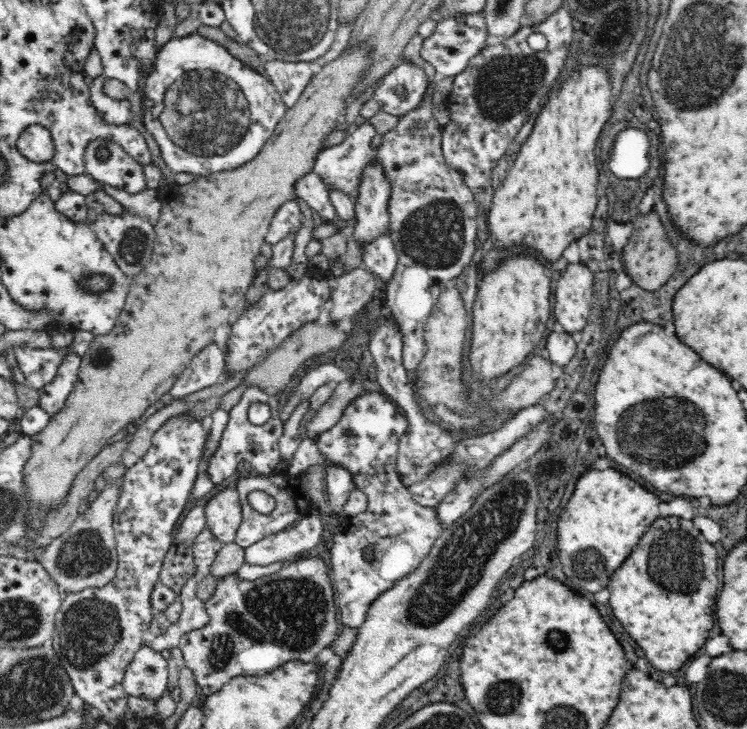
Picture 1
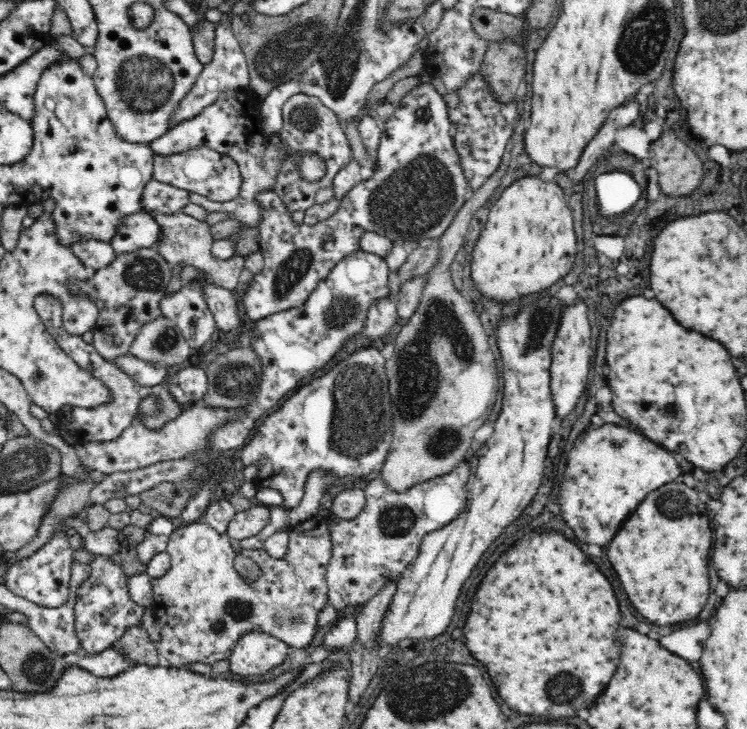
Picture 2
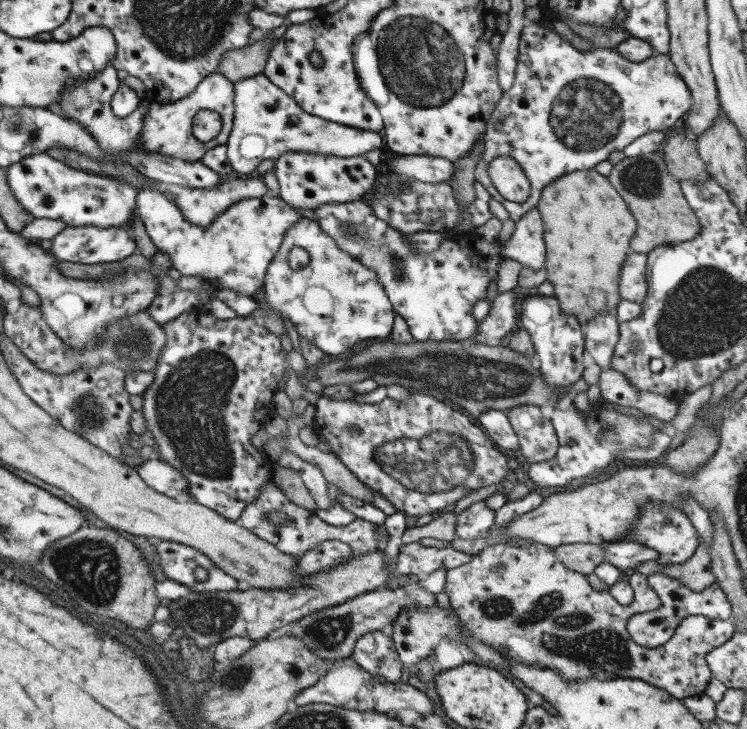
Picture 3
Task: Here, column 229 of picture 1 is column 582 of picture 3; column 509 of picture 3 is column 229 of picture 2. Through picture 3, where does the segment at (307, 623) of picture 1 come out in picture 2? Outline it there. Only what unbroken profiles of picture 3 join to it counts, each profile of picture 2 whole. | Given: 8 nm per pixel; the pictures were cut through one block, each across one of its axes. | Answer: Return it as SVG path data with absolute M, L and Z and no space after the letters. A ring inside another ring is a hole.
M314 516L312 520L290 526L288 530L290 530L288 550L282 558L270 558L270 562L260 564L258 550L240 552L242 556L252 558L260 568L260 576L254 582L248 582L240 572L236 572L234 560L238 552L232 550L228 534L222 534L222 532L218 534L218 530L200 522L200 524L190 524L186 528L180 528L170 536L166 552L172 558L172 566L164 576L150 580L152 590L154 590L154 604L150 608L154 612L158 628L162 628L162 642L156 642L156 650L160 656L168 660L168 666L186 668L192 662L202 662L210 666L224 660L228 662L234 652L234 646L238 646L238 640L250 632L270 634L282 640L290 650L296 650L296 648L306 650L312 644L320 628L318 614L328 604L330 586L326 582L326 568L332 560L330 522L322 516Z

